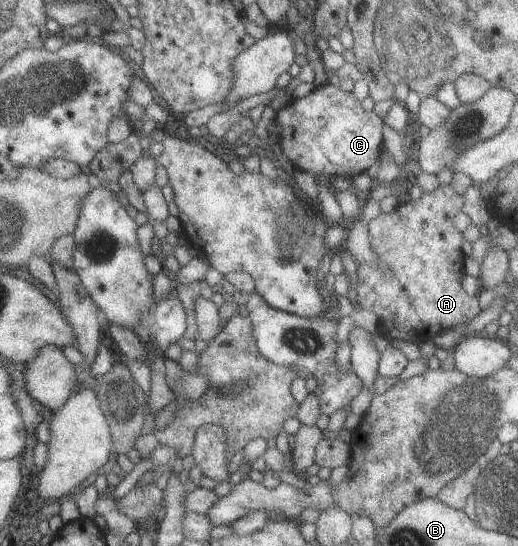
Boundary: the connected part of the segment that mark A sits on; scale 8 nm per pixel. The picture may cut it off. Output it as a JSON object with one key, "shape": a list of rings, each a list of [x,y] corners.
{"shape":[[[440,185],[433,191],[423,193],[418,199],[399,203],[391,213],[380,212],[367,223],[369,249],[375,253],[375,265],[359,263],[356,269],[355,302],[359,310],[374,313],[378,320],[377,332],[391,340],[400,338],[403,341],[419,344],[431,342],[441,331],[450,330],[454,325],[469,322],[480,308],[477,294],[469,295],[461,288],[458,276],[463,272],[464,255],[461,245],[464,243],[461,233],[455,229],[453,218],[461,212],[463,198],[451,185]]]}

